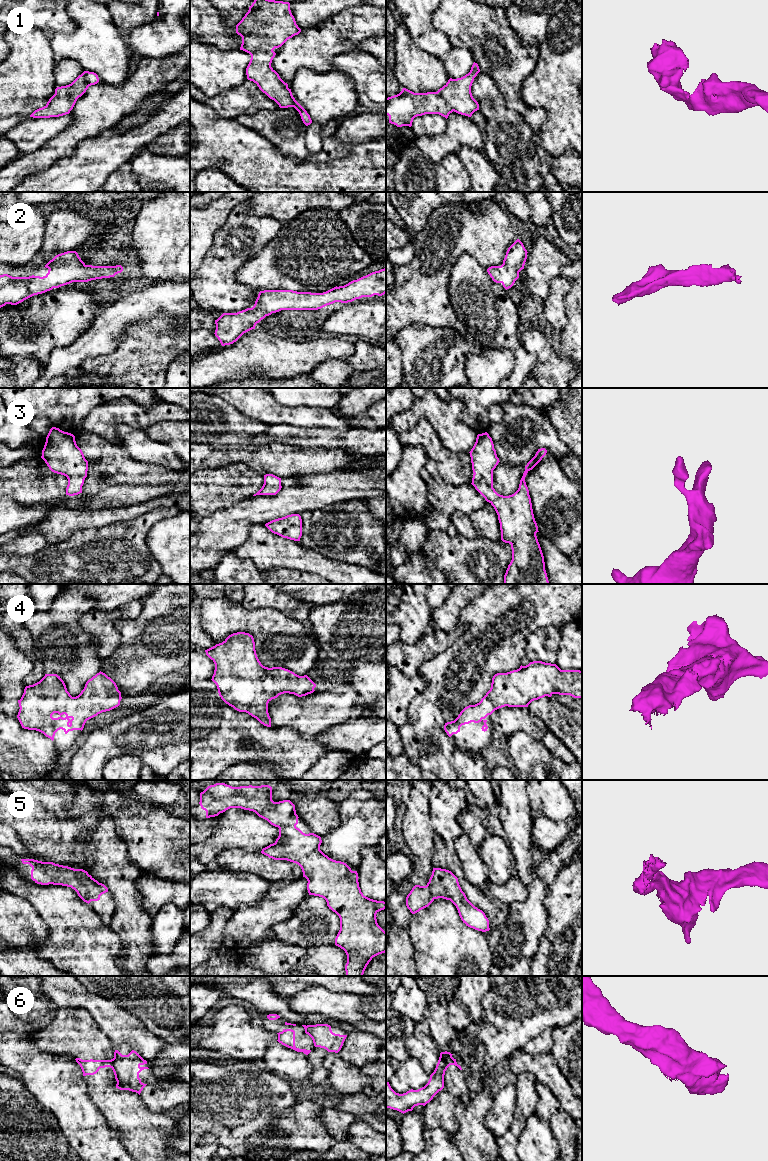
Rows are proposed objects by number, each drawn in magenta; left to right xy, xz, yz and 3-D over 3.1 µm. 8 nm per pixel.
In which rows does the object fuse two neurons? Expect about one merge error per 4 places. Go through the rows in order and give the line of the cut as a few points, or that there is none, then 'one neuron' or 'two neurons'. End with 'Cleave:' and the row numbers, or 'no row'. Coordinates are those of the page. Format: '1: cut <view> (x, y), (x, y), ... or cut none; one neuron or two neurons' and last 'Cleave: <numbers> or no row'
1: cut none; one neuron
2: cut none; one neuron
3: cut none; one neuron
4: cut none; one neuron
5: cut none; one neuron
6: cut yz (448, 1052), (449, 1056), (445, 1069); two neurons
Cleave: 6

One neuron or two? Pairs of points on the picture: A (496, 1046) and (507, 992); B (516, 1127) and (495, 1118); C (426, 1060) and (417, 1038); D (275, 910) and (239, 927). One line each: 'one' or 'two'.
A: one
B: two
C: one
D: one

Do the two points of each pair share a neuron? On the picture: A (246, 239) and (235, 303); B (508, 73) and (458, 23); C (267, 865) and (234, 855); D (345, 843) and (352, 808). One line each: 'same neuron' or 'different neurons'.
A: same neuron
B: same neuron
C: same neuron
D: same neuron

